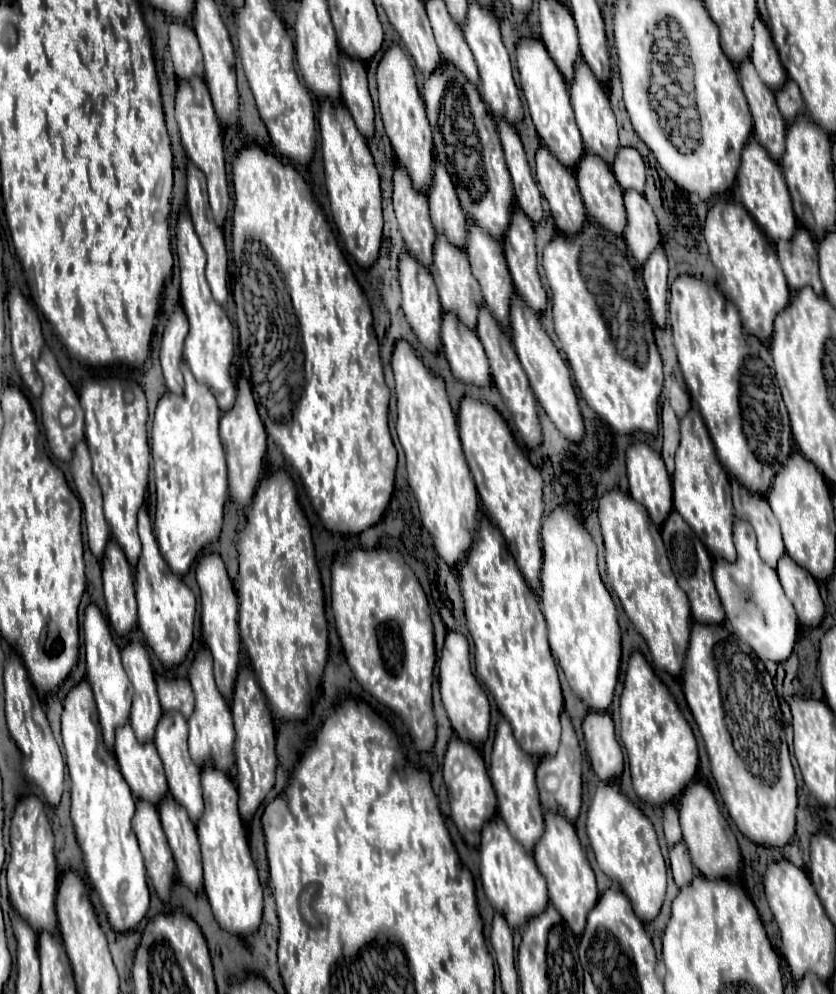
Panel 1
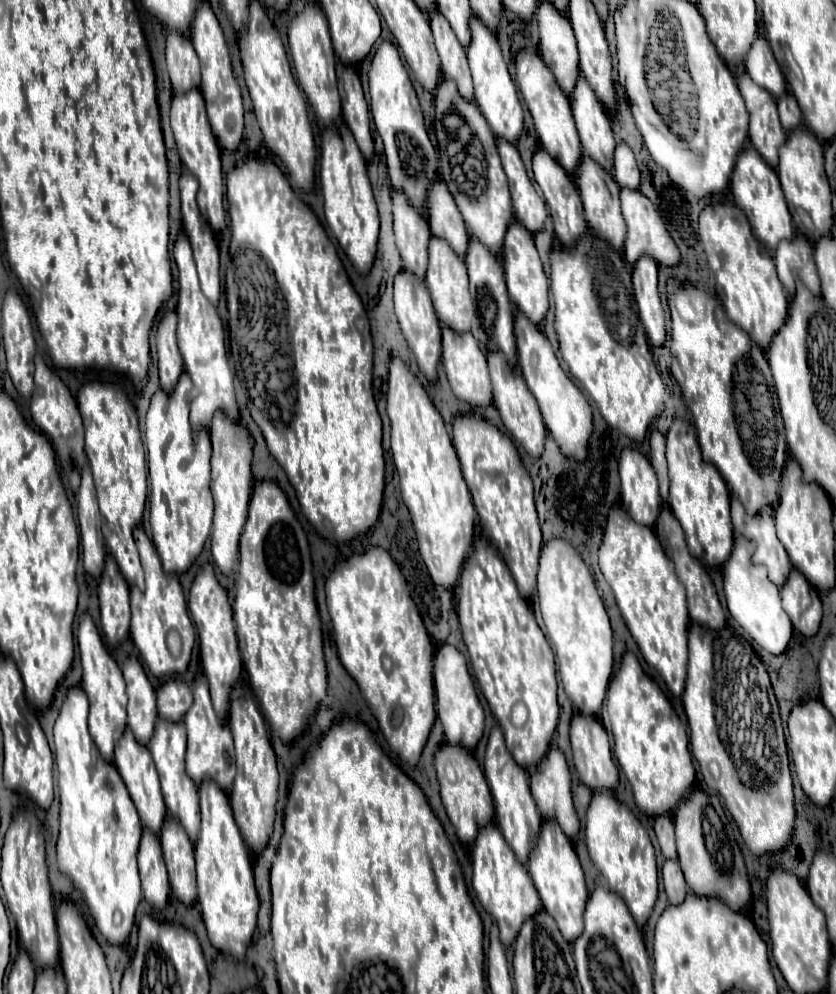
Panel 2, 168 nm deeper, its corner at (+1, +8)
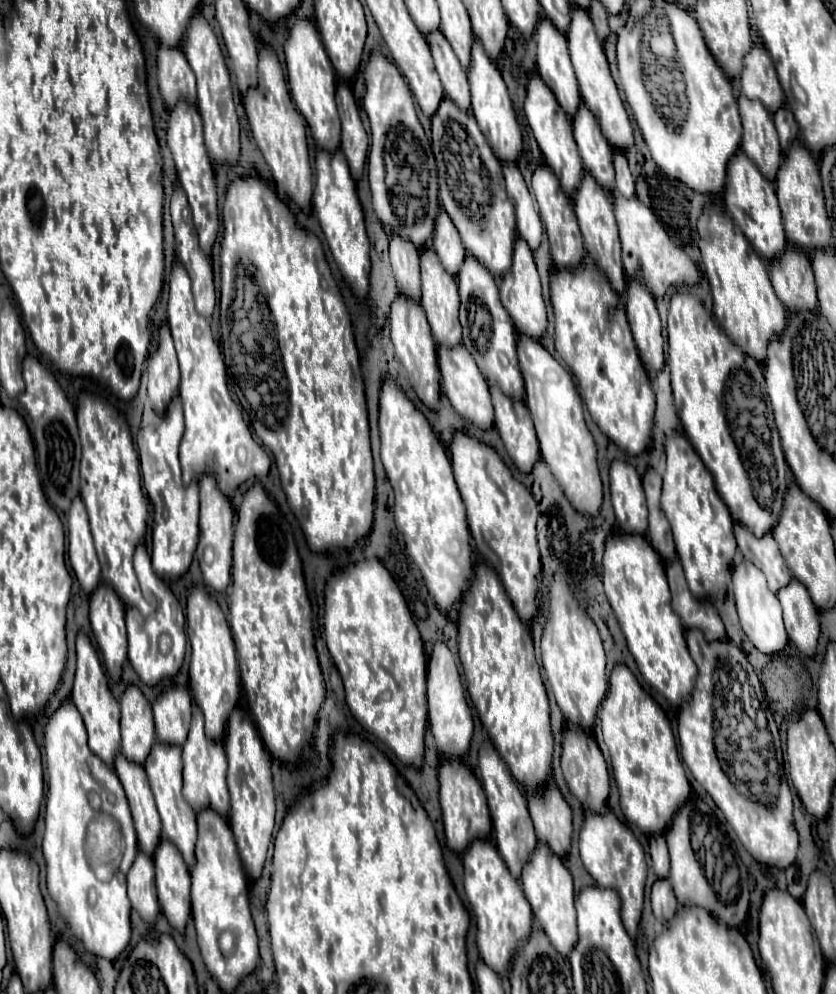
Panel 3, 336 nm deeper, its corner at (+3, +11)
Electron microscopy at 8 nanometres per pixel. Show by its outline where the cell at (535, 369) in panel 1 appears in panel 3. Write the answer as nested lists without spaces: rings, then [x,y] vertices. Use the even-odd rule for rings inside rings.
[[[519,335],[517,343],[519,365],[525,381],[525,403],[535,421],[535,431],[541,445],[541,455],[551,473],[561,481],[565,495],[581,513],[597,513],[601,505],[601,479],[597,471],[595,441],[585,425],[583,399],[573,383],[573,377],[561,367],[557,359],[533,337]]]

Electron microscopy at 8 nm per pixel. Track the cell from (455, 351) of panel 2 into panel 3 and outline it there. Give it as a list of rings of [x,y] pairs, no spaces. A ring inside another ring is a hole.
[[[457,345],[453,349],[439,347],[439,371],[441,371],[441,385],[445,389],[445,395],[449,397],[457,413],[483,429],[491,429],[493,427],[493,405],[491,405],[489,385],[483,373],[479,371],[477,363],[473,361],[473,355],[465,349],[465,345]]]

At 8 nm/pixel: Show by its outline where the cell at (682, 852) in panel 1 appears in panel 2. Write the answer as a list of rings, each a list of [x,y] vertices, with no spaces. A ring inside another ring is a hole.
[[[667,860],[663,864],[663,884],[667,892],[667,902],[669,904],[681,904],[687,896],[687,884],[683,880],[683,872],[679,868],[677,860]]]

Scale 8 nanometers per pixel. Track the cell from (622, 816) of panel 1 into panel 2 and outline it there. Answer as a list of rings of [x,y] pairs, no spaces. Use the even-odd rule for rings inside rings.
[[[593,794],[587,808],[585,842],[591,862],[607,880],[609,890],[625,900],[637,922],[637,928],[643,928],[657,900],[657,864],[653,844],[641,822],[611,794]]]

